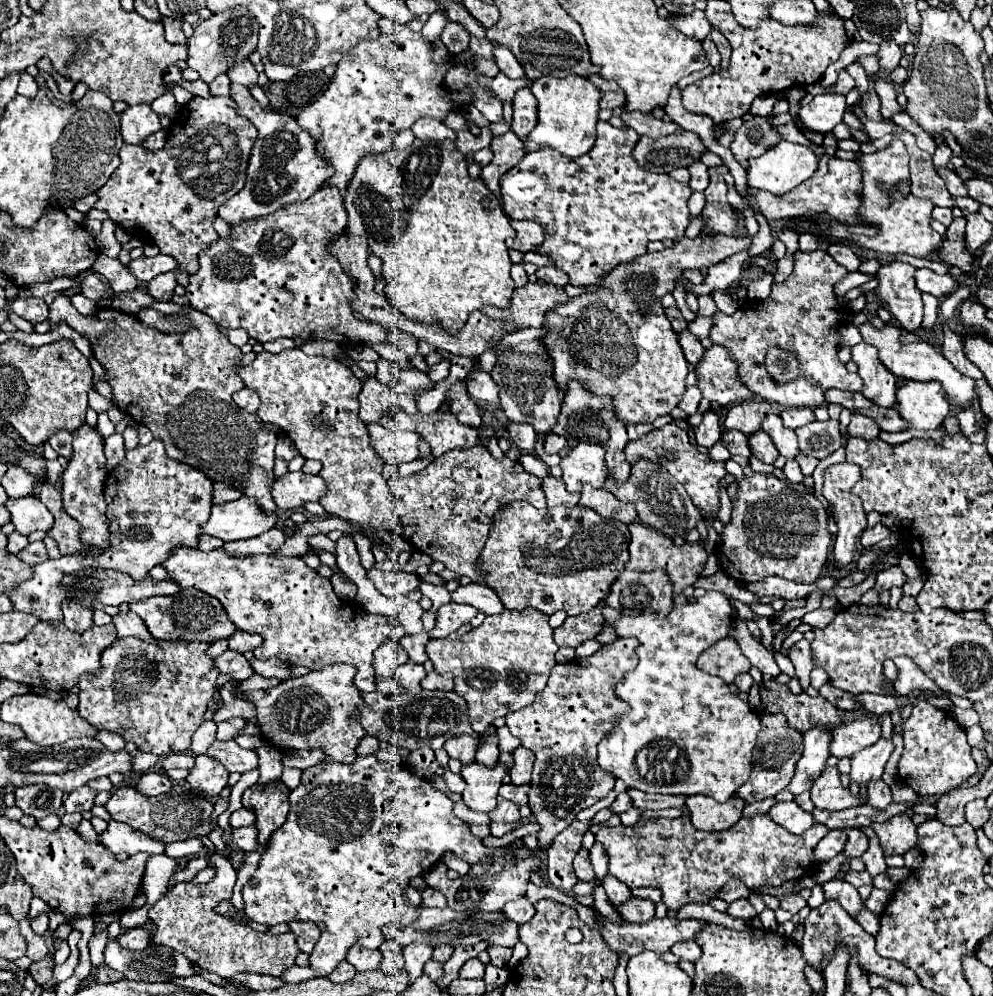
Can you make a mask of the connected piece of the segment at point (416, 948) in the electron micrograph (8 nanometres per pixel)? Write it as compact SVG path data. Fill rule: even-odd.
M413 941L405 947L405 969L413 979L417 979L423 973L423 965L431 959L433 947L425 941Z

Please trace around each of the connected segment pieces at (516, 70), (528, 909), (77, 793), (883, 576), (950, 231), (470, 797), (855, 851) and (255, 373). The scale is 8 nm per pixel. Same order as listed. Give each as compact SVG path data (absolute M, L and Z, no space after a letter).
M493 43L493 55L495 55L495 63L501 69L501 73L505 73L511 79L521 79L525 77L523 67L519 65L519 61L515 59L515 55L509 51L509 47Z
M521 897L521 899L517 899L517 901L507 903L507 905L503 907L503 913L505 913L507 919L523 925L523 923L527 923L527 921L535 915L535 907L533 907L533 903L531 903L527 897Z
M83 785L83 787L77 787L75 791L71 791L63 805L65 805L67 813L85 813L93 807L95 795L97 795L95 789L89 789L87 785Z
M891 567L891 569L885 569L885 571L879 571L879 577L877 577L877 583L875 583L875 591L881 593L885 589L891 589L891 587L903 587L907 583L907 577L903 573L901 567Z
M965 217L953 219L953 223L947 227L947 239L943 239L939 247L939 259L947 265L959 267L963 273L971 273L975 255L967 251L965 239L963 239L963 227L965 227Z
M477 761L469 765L461 765L461 777L467 787L461 793L463 801L473 811L489 813L497 805L497 791L501 787L501 779L505 777L507 767L503 763L495 763L493 767L485 767Z
M845 829L845 833L847 833L847 845L845 845L845 855L847 857L861 857L865 851L867 851L867 847L869 847L869 837L861 831L861 829Z
M287 349L277 355L273 353L259 353L257 359L239 369L239 377L243 379L245 387L253 389L261 397L261 407L257 417L263 423L277 425L297 447L297 451L305 459L317 459L323 469L319 477L325 481L327 491L319 499L323 509L329 515L337 515L349 523L365 525L367 529L385 529L391 531L395 527L395 513L393 513L393 495L389 491L387 479L381 475L383 459L371 449L367 427L359 421L359 401L357 395L361 391L361 381L351 373L347 365L337 359L327 357L311 357L299 349Z

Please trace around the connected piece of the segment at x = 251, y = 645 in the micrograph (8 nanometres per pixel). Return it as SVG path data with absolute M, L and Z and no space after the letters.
M235 631L235 635L231 635L231 639L229 639L229 649L239 651L239 653L245 653L245 651L253 651L259 643L261 643L261 637L259 635Z

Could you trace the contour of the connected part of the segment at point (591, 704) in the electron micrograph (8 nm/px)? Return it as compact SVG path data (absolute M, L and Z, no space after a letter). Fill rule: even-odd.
M615 639L613 643L603 645L597 653L593 653L587 659L573 659L571 663L555 665L551 669L545 689L539 695L535 695L535 701L525 709L507 715L507 727L511 729L511 733L521 739L523 747L535 753L529 807L537 823L541 825L541 845L549 845L555 839L555 835L559 835L565 827L569 827L575 821L579 811L591 807L613 789L615 777L609 771L601 769L597 763L597 745L613 729L613 717L627 711L627 703L615 699L615 685L623 679L627 671L637 667L635 647L637 639Z

